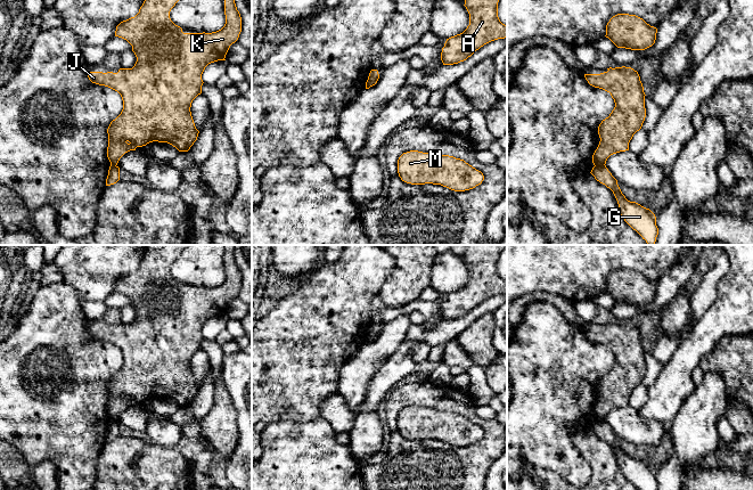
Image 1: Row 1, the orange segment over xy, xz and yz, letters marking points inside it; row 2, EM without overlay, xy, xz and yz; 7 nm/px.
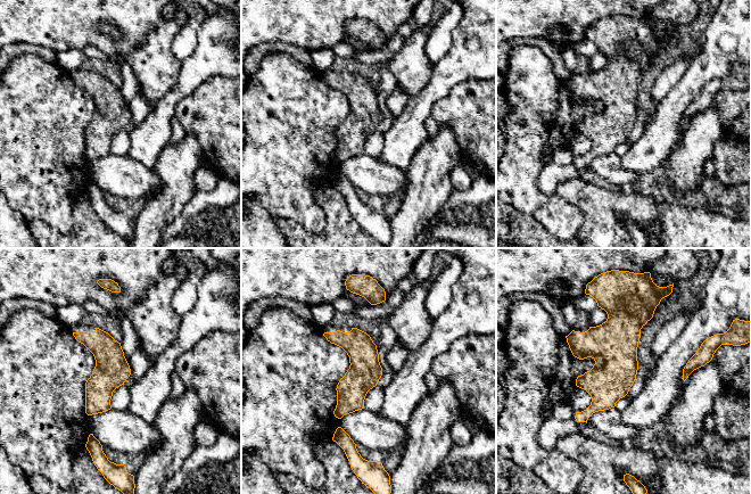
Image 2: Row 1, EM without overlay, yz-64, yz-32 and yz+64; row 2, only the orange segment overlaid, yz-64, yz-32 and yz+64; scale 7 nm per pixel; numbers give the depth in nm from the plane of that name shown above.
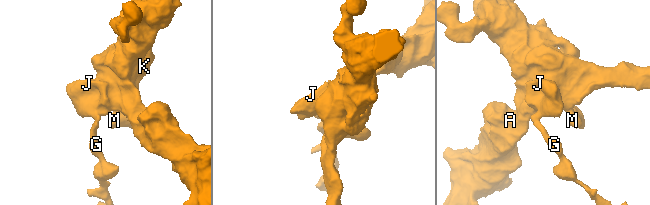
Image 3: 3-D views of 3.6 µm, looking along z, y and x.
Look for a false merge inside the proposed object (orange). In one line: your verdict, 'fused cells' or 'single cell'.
fused cells

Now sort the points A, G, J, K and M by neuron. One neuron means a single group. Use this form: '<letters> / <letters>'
A J K M / G

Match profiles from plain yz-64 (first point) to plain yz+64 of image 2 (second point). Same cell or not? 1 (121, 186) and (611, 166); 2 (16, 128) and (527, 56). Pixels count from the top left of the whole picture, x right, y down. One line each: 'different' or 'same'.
1: same
2: same

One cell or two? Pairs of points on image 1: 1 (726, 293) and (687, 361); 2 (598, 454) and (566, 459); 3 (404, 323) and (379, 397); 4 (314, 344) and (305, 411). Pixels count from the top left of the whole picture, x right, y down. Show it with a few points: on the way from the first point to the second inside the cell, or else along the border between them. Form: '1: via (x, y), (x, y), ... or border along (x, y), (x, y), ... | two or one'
1: via (726, 310), (697, 344) | one
2: border along (571, 435), (572, 442), (591, 468), (591, 478) | two
3: border along (404, 339), (376, 372) | two
4: via (305, 361), (305, 394) | one

